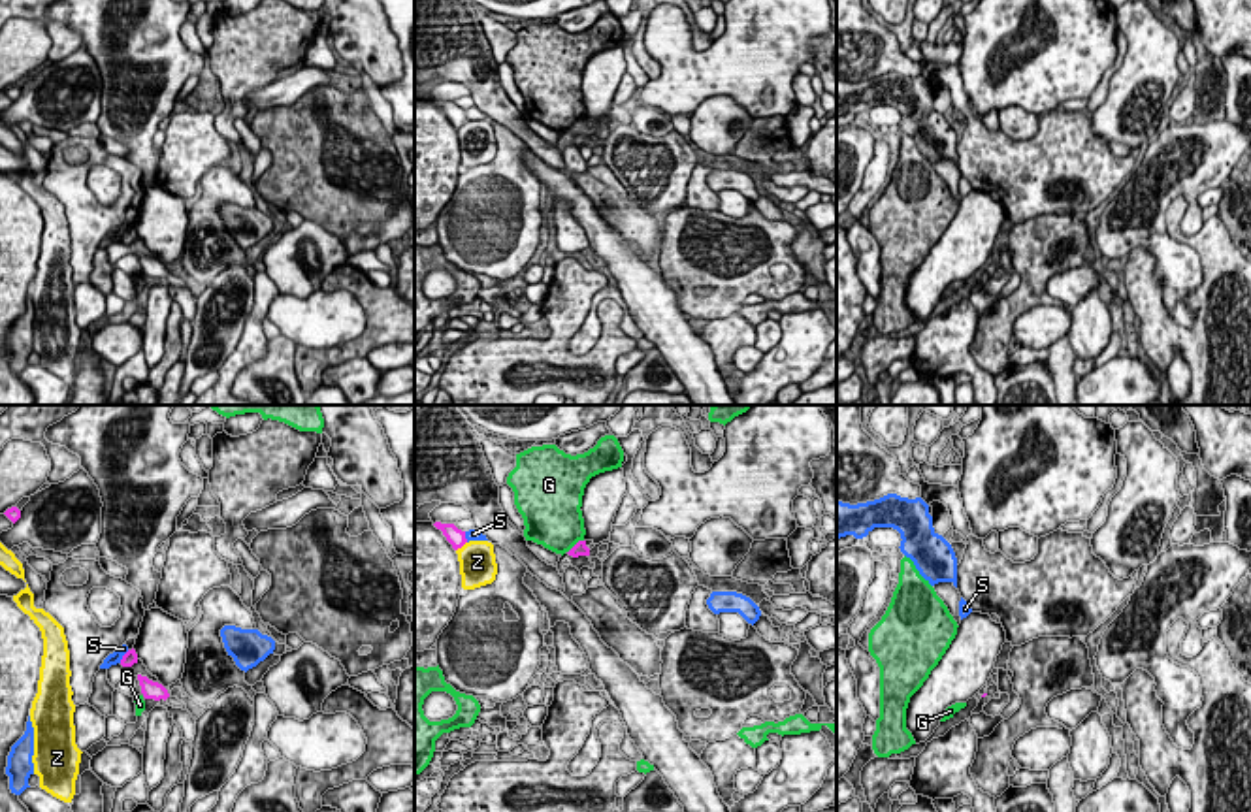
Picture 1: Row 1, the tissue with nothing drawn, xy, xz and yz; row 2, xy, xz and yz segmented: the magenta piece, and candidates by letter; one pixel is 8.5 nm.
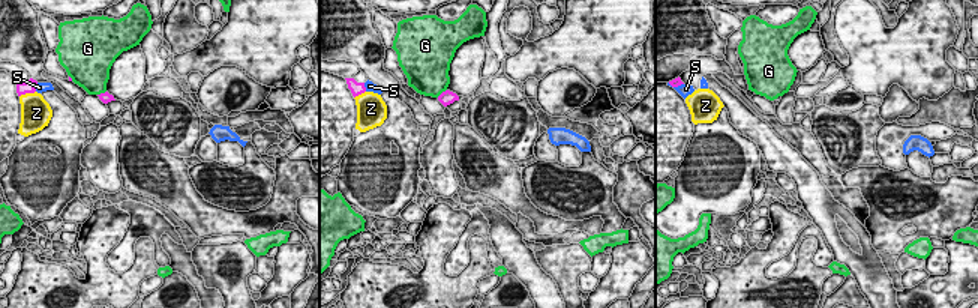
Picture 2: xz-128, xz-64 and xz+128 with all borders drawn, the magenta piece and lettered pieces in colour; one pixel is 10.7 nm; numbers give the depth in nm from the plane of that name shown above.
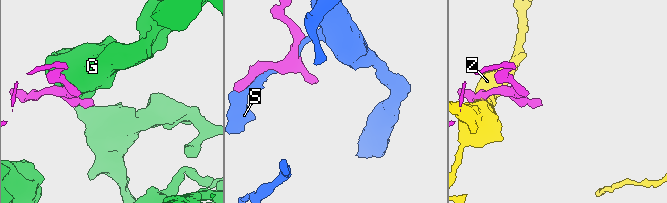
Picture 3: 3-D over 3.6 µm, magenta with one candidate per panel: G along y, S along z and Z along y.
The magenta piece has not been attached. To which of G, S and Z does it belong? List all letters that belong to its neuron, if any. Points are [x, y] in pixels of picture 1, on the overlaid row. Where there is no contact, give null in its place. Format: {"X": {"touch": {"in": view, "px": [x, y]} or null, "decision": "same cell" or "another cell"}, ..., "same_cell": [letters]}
{"G": {"touch": {"in": "xz", "px": [575, 545]}, "decision": "another cell"}, "S": {"touch": {"in": "xy", "px": [123, 656]}, "decision": "another cell"}, "Z": {"touch": {"in": "xz", "px": [460, 547]}, "decision": "another cell"}, "same_cell": []}

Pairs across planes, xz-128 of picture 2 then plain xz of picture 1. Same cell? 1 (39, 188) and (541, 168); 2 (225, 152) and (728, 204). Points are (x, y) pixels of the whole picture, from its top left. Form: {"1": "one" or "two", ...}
{"1": "two", "2": "one"}

